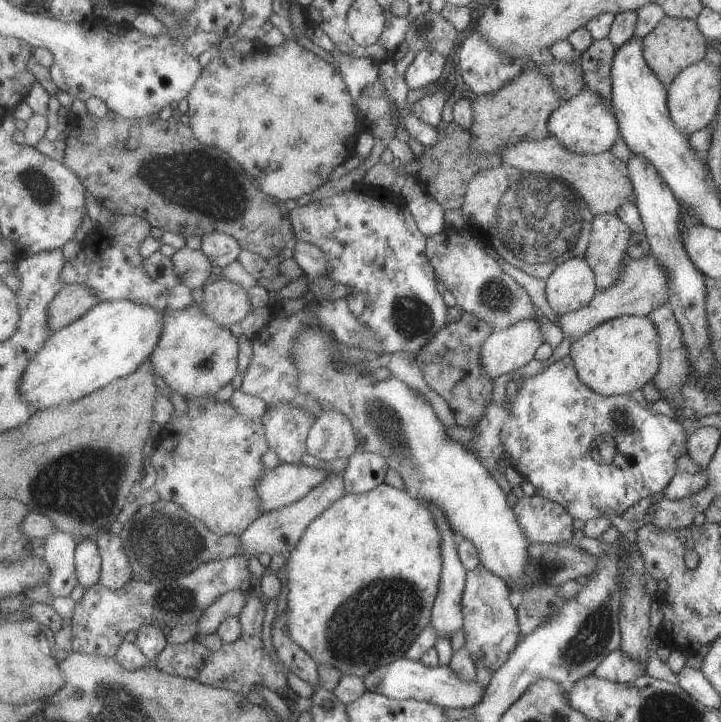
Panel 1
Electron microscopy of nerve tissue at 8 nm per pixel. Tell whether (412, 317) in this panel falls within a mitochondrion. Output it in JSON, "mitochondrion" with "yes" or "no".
{"mitochondrion":"yes"}

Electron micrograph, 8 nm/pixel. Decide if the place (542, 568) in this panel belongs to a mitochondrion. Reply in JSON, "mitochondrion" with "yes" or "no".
{"mitochondrion":"yes"}

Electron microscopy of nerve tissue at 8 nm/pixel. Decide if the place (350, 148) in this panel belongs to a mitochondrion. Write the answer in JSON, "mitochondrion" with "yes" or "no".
{"mitochondrion":"no"}

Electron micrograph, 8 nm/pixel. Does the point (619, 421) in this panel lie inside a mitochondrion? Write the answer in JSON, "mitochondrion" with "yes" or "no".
{"mitochondrion":"yes"}

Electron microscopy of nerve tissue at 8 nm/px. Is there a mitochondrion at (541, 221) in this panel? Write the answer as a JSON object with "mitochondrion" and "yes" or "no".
{"mitochondrion":"yes"}

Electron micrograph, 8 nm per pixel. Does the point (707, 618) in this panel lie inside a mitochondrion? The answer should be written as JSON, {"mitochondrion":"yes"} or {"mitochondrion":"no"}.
{"mitochondrion":"no"}

